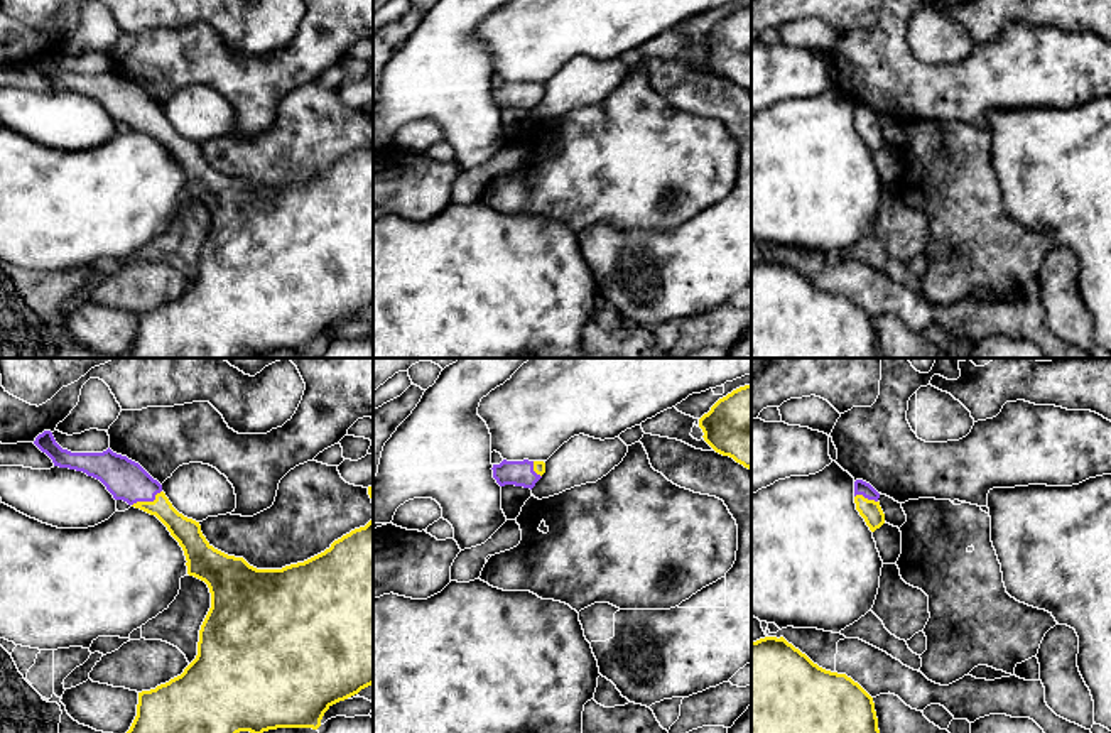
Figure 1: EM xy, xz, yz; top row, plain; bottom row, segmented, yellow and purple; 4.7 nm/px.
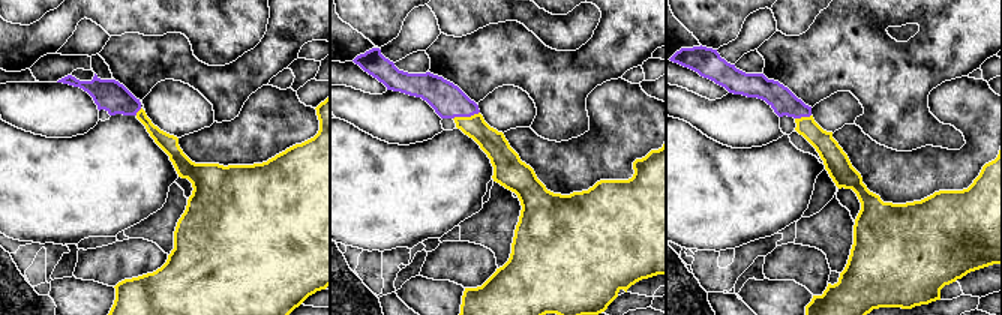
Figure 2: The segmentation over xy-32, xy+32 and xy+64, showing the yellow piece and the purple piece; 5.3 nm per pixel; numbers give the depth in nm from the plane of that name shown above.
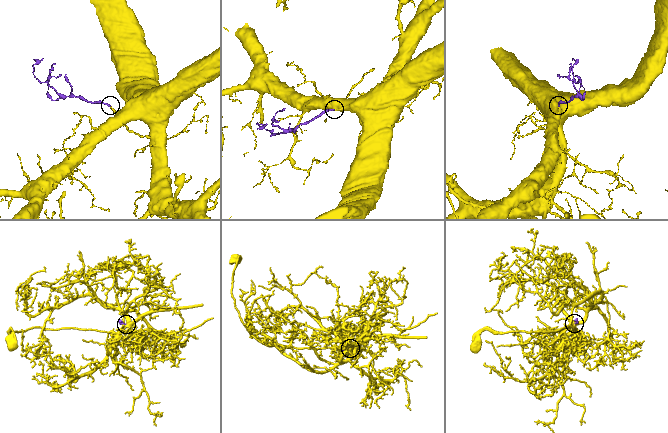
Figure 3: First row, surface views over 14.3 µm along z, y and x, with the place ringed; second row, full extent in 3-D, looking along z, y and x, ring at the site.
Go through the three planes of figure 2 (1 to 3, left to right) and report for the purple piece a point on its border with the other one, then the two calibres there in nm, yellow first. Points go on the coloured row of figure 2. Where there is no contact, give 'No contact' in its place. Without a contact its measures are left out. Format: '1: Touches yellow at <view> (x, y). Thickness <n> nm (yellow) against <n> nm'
1: Touches yellow at xy-32 (138, 111). Thickness 100 nm (yellow) against 170 nm
2: Touches yellow at xy+32 (465, 117). Thickness 140 nm (yellow) against 180 nm
3: Touches yellow at xy+64 (803, 117). Thickness 120 nm (yellow) against 140 nm

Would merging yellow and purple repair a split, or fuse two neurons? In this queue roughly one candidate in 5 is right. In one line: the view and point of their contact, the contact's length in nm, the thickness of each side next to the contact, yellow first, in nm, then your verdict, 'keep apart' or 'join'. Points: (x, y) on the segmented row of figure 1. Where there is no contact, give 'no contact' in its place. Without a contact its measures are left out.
meets yellow in xy at (147, 502); contact 160 nm long; 130 nm thick on the yellow side, 190 nm on the other; join

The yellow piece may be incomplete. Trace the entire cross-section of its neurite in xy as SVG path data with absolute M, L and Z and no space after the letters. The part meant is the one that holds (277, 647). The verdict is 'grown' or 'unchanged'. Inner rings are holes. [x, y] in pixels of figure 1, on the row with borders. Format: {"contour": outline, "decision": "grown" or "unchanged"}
{"contour": "M51 431L34 444L54 466L83 471L100 480L115 500L155 515L179 542L187 574L204 581L211 608L201 625L198 655L184 672L150 691L138 692L137 716L127 733L263 733L277 728L321 726L324 713L373 684L373 519L334 540L324 552L282 569L257 569L243 557L214 549L201 532L199 522L179 513L162 485L138 463L113 453L71 453L62 449Z", "decision": "grown"}

